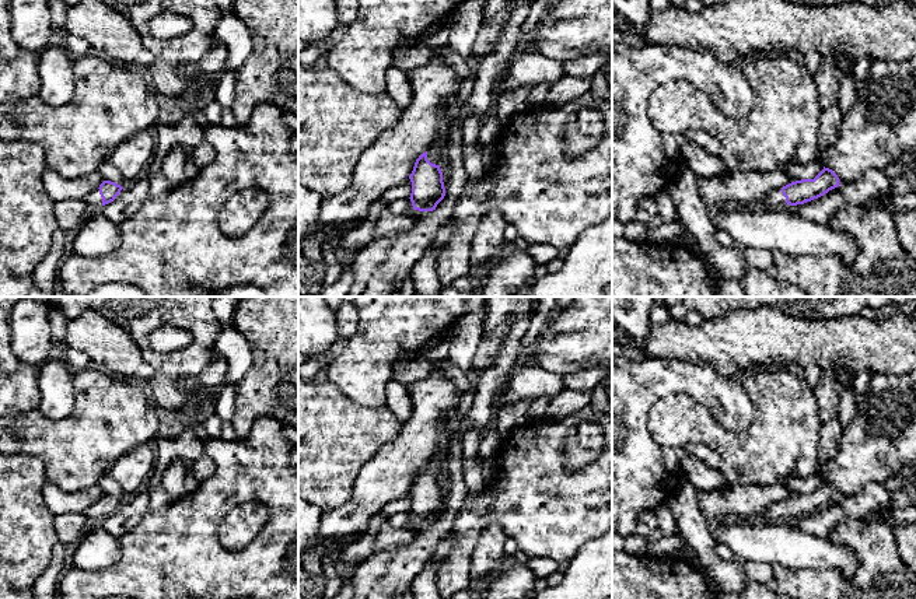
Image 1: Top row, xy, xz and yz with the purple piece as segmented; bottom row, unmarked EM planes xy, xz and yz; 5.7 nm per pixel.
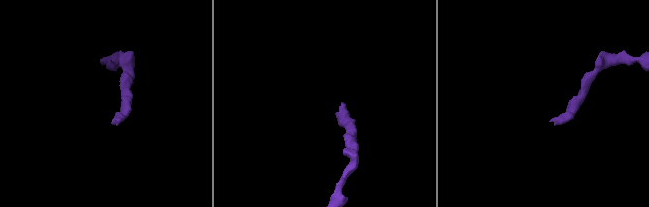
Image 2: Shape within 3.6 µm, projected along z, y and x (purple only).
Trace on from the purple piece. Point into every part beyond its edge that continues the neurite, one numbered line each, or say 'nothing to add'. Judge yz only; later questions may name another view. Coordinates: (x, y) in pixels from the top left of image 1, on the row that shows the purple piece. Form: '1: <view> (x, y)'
1: yz (775, 200)

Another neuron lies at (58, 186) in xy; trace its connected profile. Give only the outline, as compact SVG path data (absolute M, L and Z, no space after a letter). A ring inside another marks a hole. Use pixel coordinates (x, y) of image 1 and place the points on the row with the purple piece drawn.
M50 168L42 175L42 183L46 193L55 203L62 200L84 200L85 196L105 179L99 172L91 172L85 176L67 178Z

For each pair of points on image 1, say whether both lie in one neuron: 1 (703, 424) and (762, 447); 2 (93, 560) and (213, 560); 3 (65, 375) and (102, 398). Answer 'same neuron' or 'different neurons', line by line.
1: same neuron
2: different neurons
3: different neurons

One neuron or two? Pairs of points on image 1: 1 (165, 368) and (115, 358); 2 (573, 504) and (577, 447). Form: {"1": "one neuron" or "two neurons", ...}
{"1": "two neurons", "2": "two neurons"}

